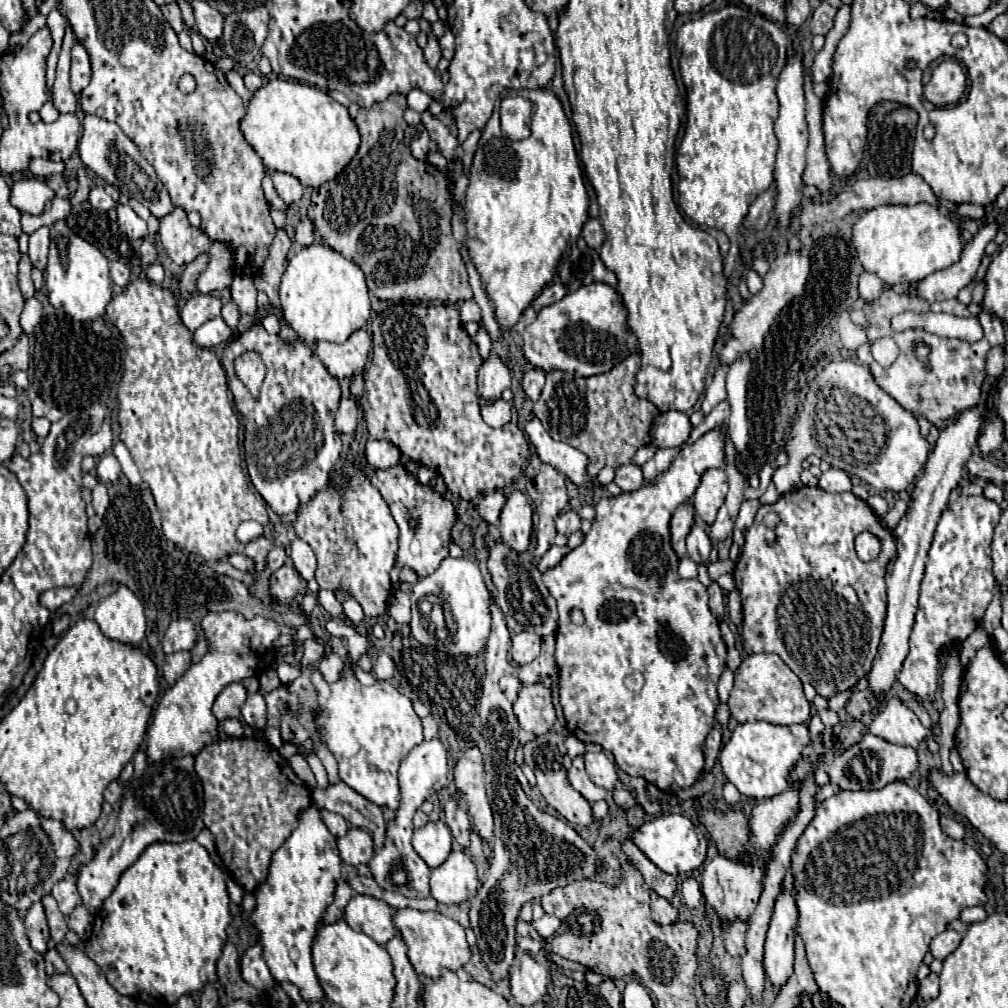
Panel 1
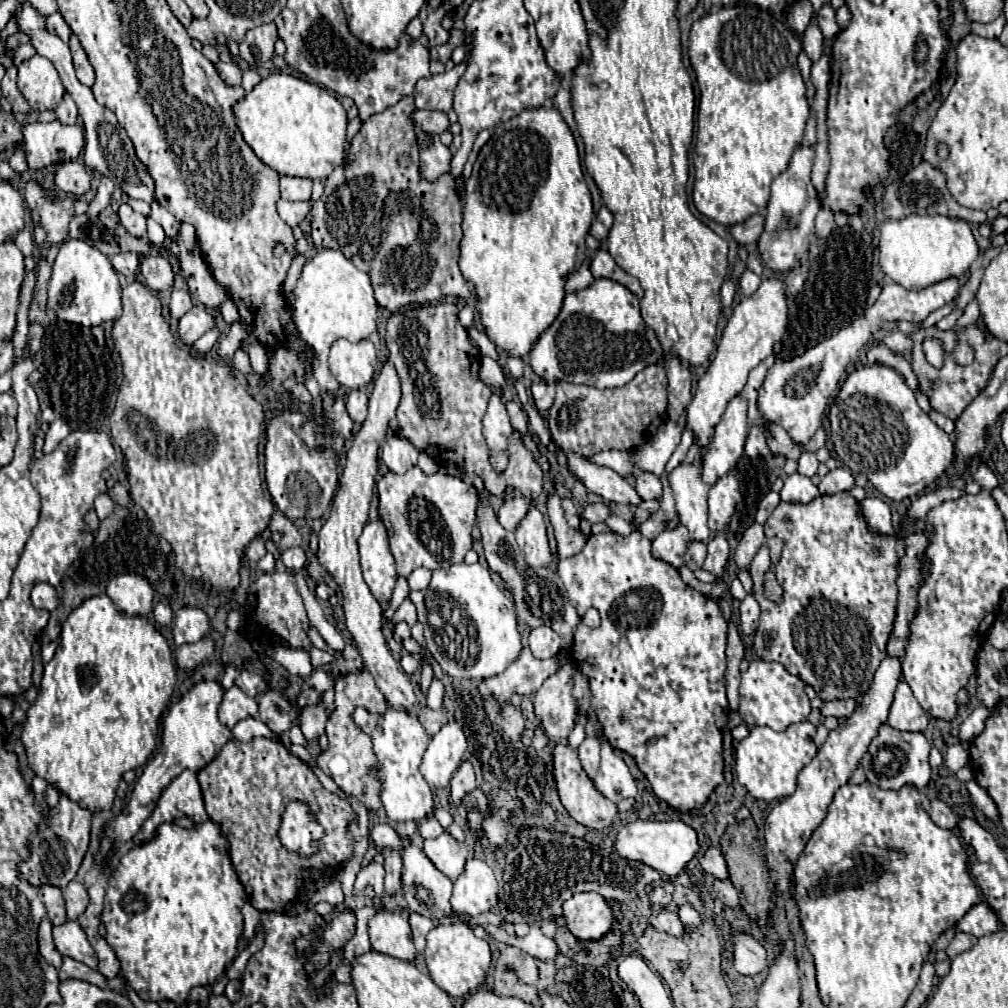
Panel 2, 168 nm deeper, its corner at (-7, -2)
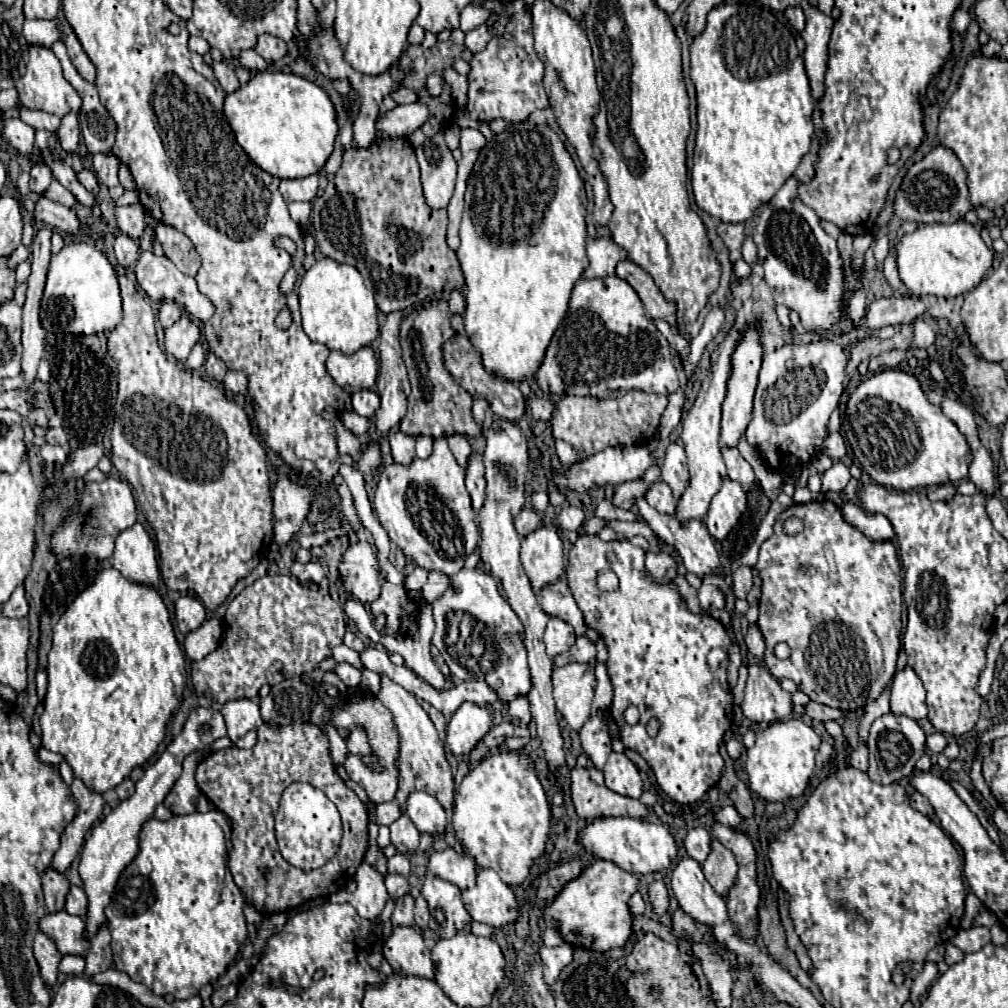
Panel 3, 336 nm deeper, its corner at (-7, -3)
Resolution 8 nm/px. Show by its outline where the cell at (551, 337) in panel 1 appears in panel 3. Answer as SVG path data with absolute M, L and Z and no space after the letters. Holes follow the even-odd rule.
M616 275L576 281L568 315L554 333L536 373L536 383L544 395L590 395L598 399L632 389L670 395L680 387L666 337L646 317L638 293Z

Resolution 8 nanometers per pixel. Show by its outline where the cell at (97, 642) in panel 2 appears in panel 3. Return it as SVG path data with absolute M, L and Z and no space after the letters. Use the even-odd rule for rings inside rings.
M108 567L108 569L98 571L98 579L94 579L94 583L90 587L86 587L86 591L82 591L82 595L78 595L78 599L74 599L74 603L70 603L70 607L60 617L60 621L54 625L52 639L54 639L54 643L52 643L50 653L48 653L48 667L46 667L48 693L46 693L46 699L44 699L44 713L40 717L42 745L50 751L62 753L64 759L74 769L74 775L78 779L82 779L92 791L106 793L108 789L122 783L134 767L142 767L142 765L148 763L148 759L158 751L158 745L164 741L166 723L172 717L172 711L180 705L182 691L186 687L184 655L182 655L182 649L180 649L180 645L174 637L174 627L170 623L168 607L154 587L144 585L144 583L130 583L124 575L118 575L118 571L114 571L114 567Z

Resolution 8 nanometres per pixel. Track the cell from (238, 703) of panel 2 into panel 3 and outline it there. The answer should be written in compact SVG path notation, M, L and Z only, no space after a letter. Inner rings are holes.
M250 699L228 701L228 703L222 705L220 713L222 713L224 721L226 721L228 737L232 741L244 737L248 731L256 731L262 725L258 703L250 701Z

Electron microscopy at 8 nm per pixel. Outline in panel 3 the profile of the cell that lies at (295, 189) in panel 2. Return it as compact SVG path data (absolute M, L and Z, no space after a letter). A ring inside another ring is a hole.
M318 175L280 181L280 193L286 201L312 201L316 197L316 191L318 191Z

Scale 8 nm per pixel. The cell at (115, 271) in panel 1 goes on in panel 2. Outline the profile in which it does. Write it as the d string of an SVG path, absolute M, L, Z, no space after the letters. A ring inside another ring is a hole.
M128 252L126 254L116 254L116 256L112 256L112 266L114 266L116 272L124 274L126 278L132 278L138 272L140 258L136 254L128 254Z

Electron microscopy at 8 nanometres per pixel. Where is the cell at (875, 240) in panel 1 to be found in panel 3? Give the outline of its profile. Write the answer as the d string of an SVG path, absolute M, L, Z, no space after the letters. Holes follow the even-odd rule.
M958 221L952 225L920 225L914 233L908 233L900 239L896 251L900 279L908 287L908 291L918 297L964 295L978 287L994 261L994 253L986 247L980 233L966 221Z

